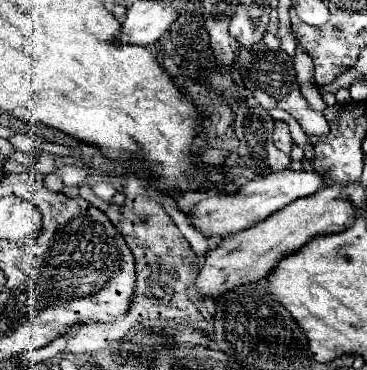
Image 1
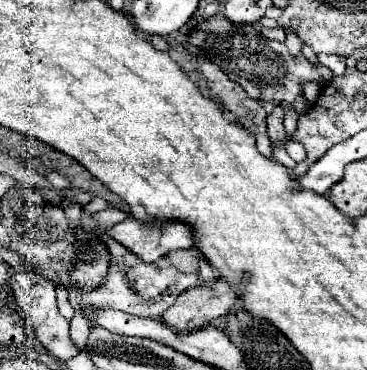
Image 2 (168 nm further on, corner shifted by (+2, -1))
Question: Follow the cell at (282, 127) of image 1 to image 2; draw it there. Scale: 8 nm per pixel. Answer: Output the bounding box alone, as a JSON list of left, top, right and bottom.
[267,106,285,142]

